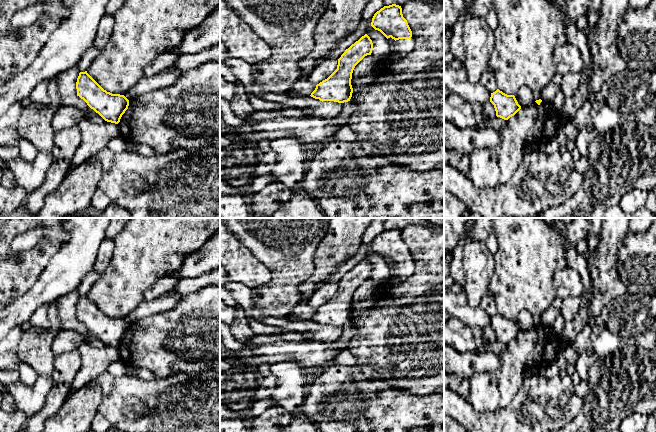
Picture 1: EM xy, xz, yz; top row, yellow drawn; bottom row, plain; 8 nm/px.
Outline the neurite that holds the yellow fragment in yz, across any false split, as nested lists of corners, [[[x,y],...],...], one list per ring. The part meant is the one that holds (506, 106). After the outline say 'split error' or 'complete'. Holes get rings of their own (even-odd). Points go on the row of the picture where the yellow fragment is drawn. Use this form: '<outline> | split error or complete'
[[[499,89],[491,93],[490,102],[494,105],[496,116],[504,120],[508,120],[521,109],[514,95],[507,95]]] | complete

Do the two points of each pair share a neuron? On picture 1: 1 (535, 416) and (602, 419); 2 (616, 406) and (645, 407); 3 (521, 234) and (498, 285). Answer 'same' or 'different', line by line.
1: different
2: same
3: same

